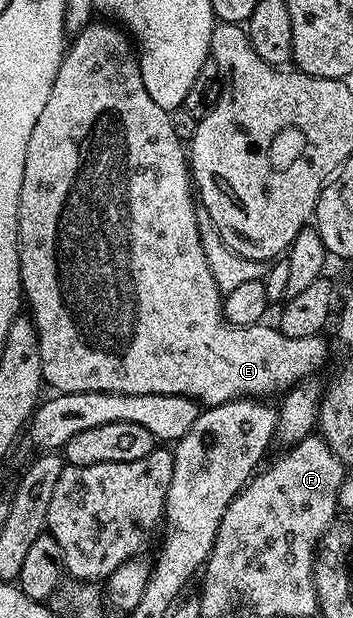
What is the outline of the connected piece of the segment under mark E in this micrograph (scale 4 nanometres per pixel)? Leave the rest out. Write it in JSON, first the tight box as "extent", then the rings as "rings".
{"extent":[19,22,327,406],"rings":[[[92,22],[92,23],[89,23],[89,24],[86,24],[86,25],[85,25],[85,26],[84,26],[84,27],[83,27],[83,28],[82,28],[82,30],[80,30],[80,32],[76,32],[76,33],[74,33],[74,36],[73,36],[73,39],[72,39],[72,40],[71,40],[71,41],[70,41],[70,44],[69,44],[69,47],[68,47],[68,48],[67,48],[67,49],[66,49],[66,51],[64,51],[64,53],[63,53],[63,61],[62,61],[62,62],[61,62],[61,66],[60,66],[60,67],[59,67],[59,69],[58,69],[58,70],[57,70],[57,74],[56,74],[56,75],[55,75],[55,81],[54,81],[54,82],[53,82],[53,90],[49,90],[49,99],[48,99],[48,100],[47,100],[47,101],[46,101],[46,102],[45,102],[45,107],[44,107],[44,108],[43,108],[43,109],[42,109],[42,110],[41,110],[41,115],[40,115],[40,116],[39,116],[39,117],[38,117],[38,118],[37,118],[37,122],[36,122],[36,123],[35,123],[35,125],[34,125],[34,126],[33,126],[33,130],[32,130],[32,131],[31,131],[31,133],[30,133],[30,134],[29,134],[29,142],[28,142],[28,143],[27,143],[27,149],[26,149],[26,150],[25,150],[25,174],[24,174],[24,175],[23,175],[23,181],[22,181],[22,182],[21,182],[21,198],[20,198],[20,199],[19,199],[19,277],[20,277],[20,278],[21,278],[21,282],[22,282],[22,283],[23,283],[23,300],[24,300],[24,301],[25,301],[25,304],[26,304],[26,307],[27,307],[27,304],[28,304],[28,306],[29,306],[29,307],[31,307],[31,312],[30,312],[30,311],[29,311],[29,319],[30,319],[30,320],[32,320],[32,321],[33,321],[33,323],[35,323],[35,329],[36,329],[36,330],[37,330],[37,342],[38,342],[38,343],[39,343],[39,345],[40,345],[40,346],[41,346],[41,374],[42,374],[42,375],[43,375],[43,383],[44,383],[44,385],[46,385],[46,387],[47,387],[47,388],[48,388],[48,389],[49,389],[49,388],[50,388],[50,387],[51,387],[51,390],[54,390],[54,391],[55,391],[55,392],[56,392],[56,393],[61,393],[61,392],[120,392],[120,393],[121,393],[121,394],[133,394],[133,395],[134,395],[134,396],[140,396],[140,395],[141,395],[141,394],[165,394],[165,395],[166,395],[166,396],[187,396],[187,397],[188,397],[188,398],[190,398],[190,400],[193,400],[193,401],[196,401],[196,402],[198,402],[198,403],[199,403],[199,404],[200,404],[200,405],[203,405],[203,406],[210,406],[210,405],[213,405],[213,404],[224,404],[224,403],[225,403],[225,402],[229,402],[229,401],[230,401],[230,400],[242,400],[242,399],[244,399],[244,398],[271,398],[271,397],[267,397],[267,396],[271,396],[271,395],[273,395],[273,394],[274,394],[274,392],[276,392],[276,394],[282,394],[282,393],[284,393],[284,392],[286,392],[286,391],[287,391],[287,389],[288,389],[288,388],[291,388],[291,387],[293,387],[293,386],[294,386],[294,384],[297,384],[297,383],[299,383],[299,381],[300,381],[300,380],[306,380],[306,379],[308,379],[308,376],[309,376],[309,374],[315,374],[315,371],[317,371],[317,370],[318,370],[318,368],[319,368],[319,367],[321,367],[321,366],[322,366],[322,364],[323,364],[323,363],[325,363],[325,362],[326,362],[326,360],[327,360],[327,344],[326,344],[326,342],[325,342],[325,341],[323,341],[323,339],[324,339],[324,337],[323,337],[323,336],[322,336],[322,335],[318,335],[318,336],[306,336],[306,337],[305,337],[305,338],[289,338],[289,337],[288,337],[288,336],[287,336],[287,335],[285,335],[285,333],[283,333],[283,332],[280,332],[280,331],[279,331],[279,329],[278,329],[278,327],[275,327],[275,326],[272,326],[272,325],[271,325],[271,328],[270,328],[270,326],[269,326],[269,325],[267,325],[267,322],[260,322],[260,323],[258,323],[258,324],[254,324],[254,325],[253,325],[253,326],[237,326],[237,325],[236,325],[236,324],[231,324],[231,323],[229,323],[229,322],[228,322],[228,320],[227,320],[227,319],[226,319],[226,318],[224,318],[224,316],[223,316],[223,296],[222,296],[222,295],[221,295],[221,293],[220,293],[220,291],[219,291],[219,288],[218,288],[218,286],[217,286],[217,282],[215,282],[215,281],[214,281],[214,278],[213,278],[213,274],[211,274],[211,273],[210,273],[210,270],[209,270],[209,264],[207,264],[207,262],[206,262],[206,258],[205,258],[205,250],[203,250],[203,249],[202,249],[202,234],[201,234],[201,232],[200,232],[200,228],[199,228],[199,224],[198,224],[198,216],[197,216],[197,213],[196,213],[196,211],[197,211],[197,202],[196,202],[196,199],[195,199],[195,198],[194,198],[194,197],[193,197],[193,181],[192,181],[192,178],[191,178],[191,169],[190,169],[190,167],[189,167],[189,156],[188,156],[188,153],[187,153],[187,152],[186,152],[186,151],[185,151],[185,144],[184,144],[184,141],[181,141],[181,140],[179,140],[179,139],[178,139],[178,138],[177,138],[177,135],[176,135],[176,131],[174,131],[174,130],[173,130],[173,125],[172,125],[172,123],[171,123],[171,121],[170,121],[170,116],[171,116],[171,113],[169,113],[169,112],[166,112],[166,111],[165,111],[165,110],[164,110],[164,109],[163,109],[163,108],[162,108],[162,107],[161,107],[161,106],[157,106],[157,102],[153,102],[153,98],[149,98],[149,90],[145,90],[145,82],[144,82],[144,81],[143,81],[143,79],[142,79],[142,78],[141,78],[141,70],[140,70],[140,69],[139,69],[139,57],[138,57],[138,55],[137,55],[137,52],[136,52],[136,49],[135,49],[135,48],[134,48],[134,47],[133,47],[133,44],[132,44],[132,41],[131,41],[131,40],[130,40],[130,39],[129,39],[129,36],[128,36],[128,33],[127,33],[127,32],[126,32],[126,31],[124,31],[124,29],[123,29],[123,28],[122,28],[122,27],[119,27],[119,26],[116,26],[116,25],[115,25],[115,24],[114,24],[114,23],[111,23],[111,22],[103,22],[103,23],[107,23],[107,24],[98,24],[98,22]]]}

